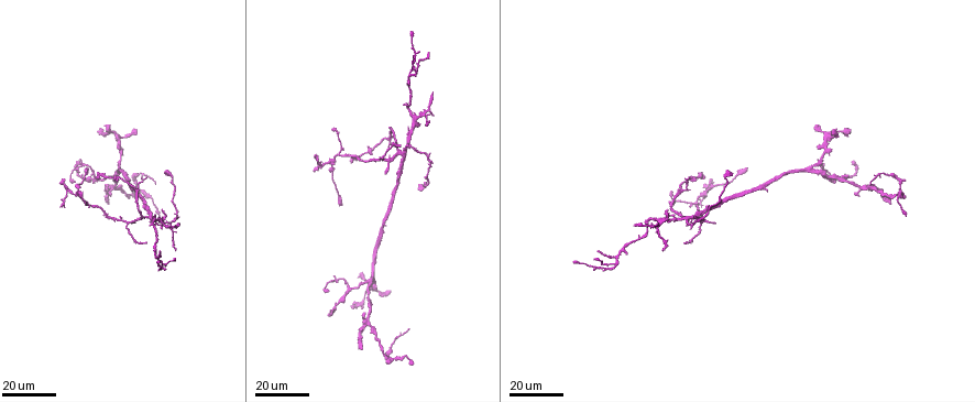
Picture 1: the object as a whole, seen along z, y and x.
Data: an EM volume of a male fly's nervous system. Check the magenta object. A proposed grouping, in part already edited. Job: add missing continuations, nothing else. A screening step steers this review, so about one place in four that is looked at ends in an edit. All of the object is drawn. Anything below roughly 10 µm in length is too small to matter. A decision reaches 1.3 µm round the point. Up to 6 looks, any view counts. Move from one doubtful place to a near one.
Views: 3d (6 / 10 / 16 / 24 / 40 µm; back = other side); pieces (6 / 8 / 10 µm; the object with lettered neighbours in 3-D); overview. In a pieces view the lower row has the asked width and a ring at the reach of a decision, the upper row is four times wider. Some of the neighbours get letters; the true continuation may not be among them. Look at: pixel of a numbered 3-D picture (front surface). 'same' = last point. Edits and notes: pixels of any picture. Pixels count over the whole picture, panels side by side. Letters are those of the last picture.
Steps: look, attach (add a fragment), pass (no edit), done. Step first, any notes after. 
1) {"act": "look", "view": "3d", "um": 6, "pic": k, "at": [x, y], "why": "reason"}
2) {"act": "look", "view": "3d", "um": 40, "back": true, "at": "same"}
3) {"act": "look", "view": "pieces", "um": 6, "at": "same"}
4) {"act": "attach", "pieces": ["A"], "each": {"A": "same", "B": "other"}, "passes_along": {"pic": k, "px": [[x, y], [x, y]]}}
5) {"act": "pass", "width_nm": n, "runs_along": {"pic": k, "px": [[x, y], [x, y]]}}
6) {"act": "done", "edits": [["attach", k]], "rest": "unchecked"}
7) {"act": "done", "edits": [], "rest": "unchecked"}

{"act": "look", "view": "3d", "um": 24, "pic": 1, "at": [384, 172]}

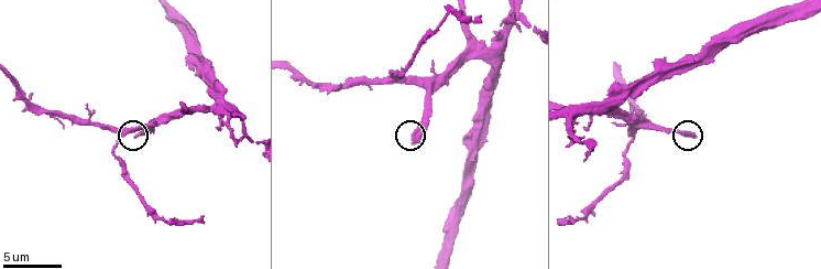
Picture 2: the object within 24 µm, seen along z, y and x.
{"act": "look", "view": "pieces", "um": 6, "pic": 2, "at": [415, 140]}

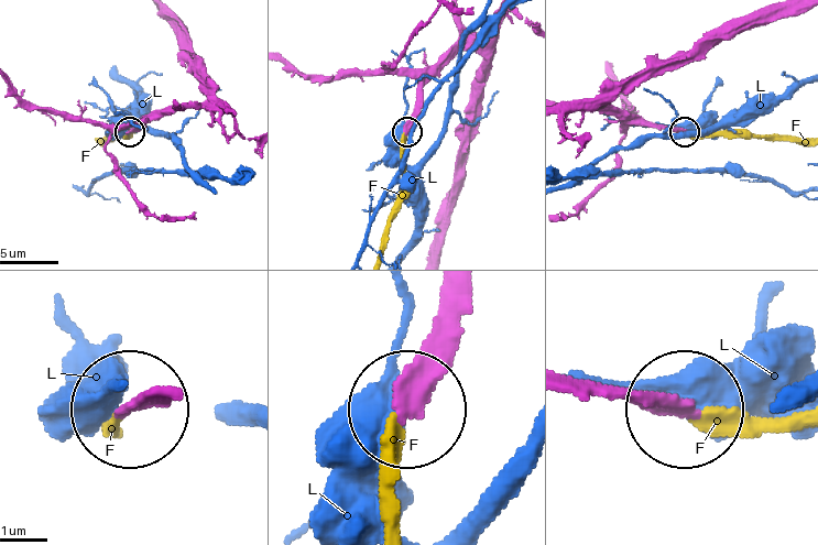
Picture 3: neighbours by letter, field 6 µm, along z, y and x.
{"act": "attach", "pieces": ["F"], "width_nm": 280, "each": {"F": "same", "L": "other"}, "passes_along": {"pic": 3, "px": [[570, 380], [804, 427]]}, "found": "it goes on there"}

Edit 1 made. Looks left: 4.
{"act": "look", "view": "3d", "um": 24, "pic": 1, "at": [688, 191], "why": "tapers out"}

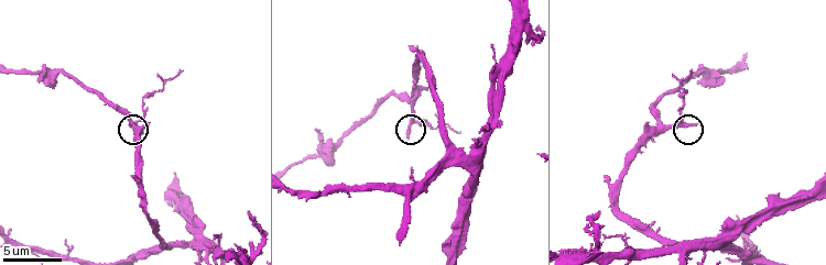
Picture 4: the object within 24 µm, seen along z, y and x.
{"act": "look", "view": "pieces", "um": 10, "pic": 4, "at": [409, 138]}

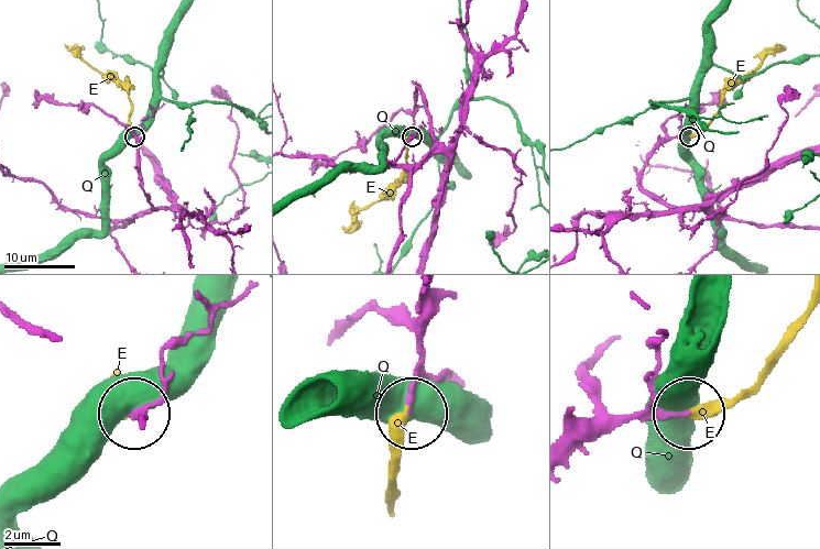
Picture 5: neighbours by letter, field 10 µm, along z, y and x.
{"act": "attach", "pieces": ["E"], "width_nm": 200, "each": {"E": "same", "Q": "other"}, "passes_along": {"pic": 5, "px": [[607, 435], [633, 420], [725, 408], [753, 385], [808, 307]]}, "found": "it goes on there"}

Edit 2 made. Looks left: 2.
{"act": "done", "edits": [["attach", 3], ["attach", 5]], "rest": "unchecked"}

